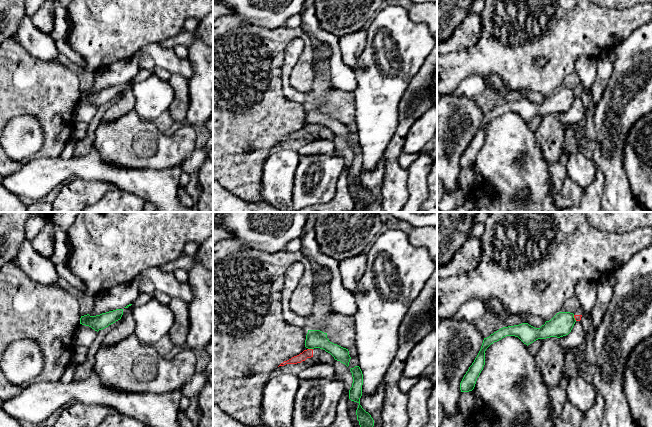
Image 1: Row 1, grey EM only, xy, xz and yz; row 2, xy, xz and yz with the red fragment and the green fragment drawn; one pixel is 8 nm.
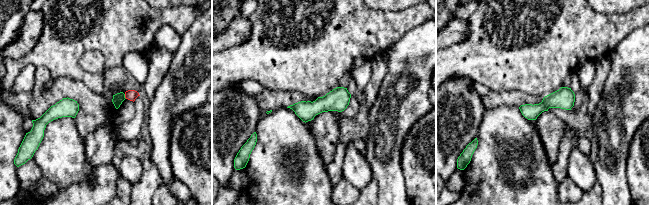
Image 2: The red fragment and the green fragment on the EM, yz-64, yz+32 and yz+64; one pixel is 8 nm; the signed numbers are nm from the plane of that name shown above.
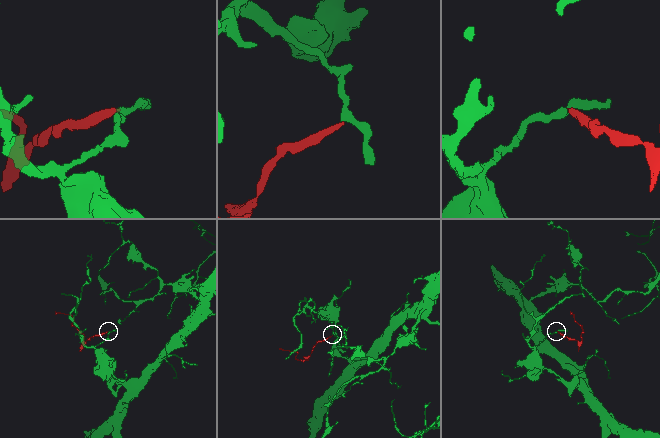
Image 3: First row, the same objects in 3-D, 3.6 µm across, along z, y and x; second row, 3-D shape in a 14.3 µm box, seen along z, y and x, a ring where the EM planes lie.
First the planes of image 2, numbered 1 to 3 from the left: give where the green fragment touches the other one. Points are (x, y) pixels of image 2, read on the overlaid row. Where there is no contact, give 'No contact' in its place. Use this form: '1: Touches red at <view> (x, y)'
1: Touches red at yz-64 (125, 96)
2: No contact
3: No contact

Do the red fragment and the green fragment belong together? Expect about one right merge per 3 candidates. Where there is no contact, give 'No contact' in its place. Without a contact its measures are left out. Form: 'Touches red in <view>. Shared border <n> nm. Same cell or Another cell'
Touches red in xz. Shared border 40 nm. Another cell

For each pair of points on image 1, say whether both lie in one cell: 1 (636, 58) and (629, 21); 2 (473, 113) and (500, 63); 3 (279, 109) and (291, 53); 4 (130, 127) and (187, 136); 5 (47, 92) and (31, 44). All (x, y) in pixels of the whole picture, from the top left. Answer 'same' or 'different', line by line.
1: different
2: different
3: different
4: same
5: different

